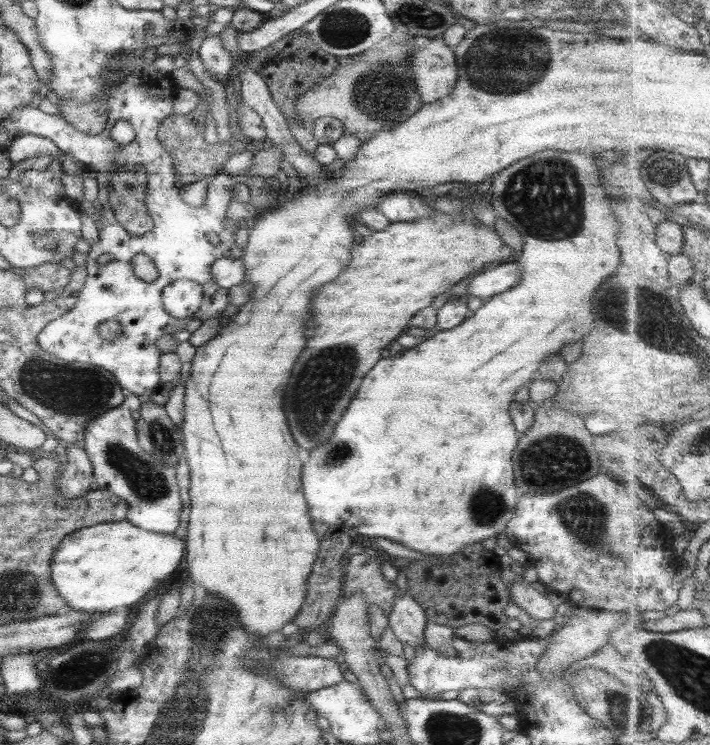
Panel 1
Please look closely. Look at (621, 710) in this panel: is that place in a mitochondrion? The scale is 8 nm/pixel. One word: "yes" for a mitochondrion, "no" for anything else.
yes

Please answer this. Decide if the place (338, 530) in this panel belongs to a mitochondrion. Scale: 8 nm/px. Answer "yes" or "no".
no

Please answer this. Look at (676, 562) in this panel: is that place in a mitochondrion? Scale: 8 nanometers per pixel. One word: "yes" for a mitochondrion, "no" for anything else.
no

